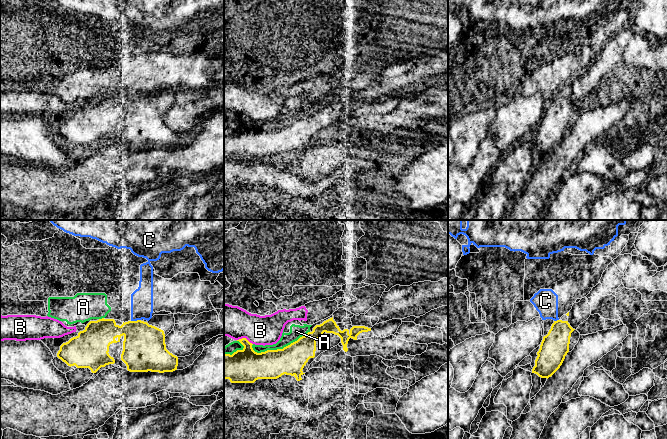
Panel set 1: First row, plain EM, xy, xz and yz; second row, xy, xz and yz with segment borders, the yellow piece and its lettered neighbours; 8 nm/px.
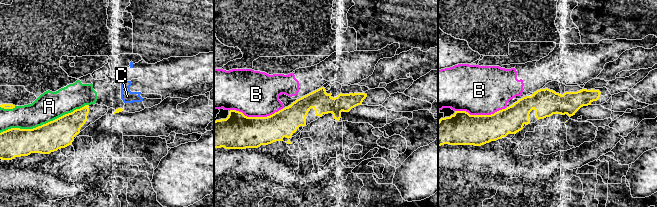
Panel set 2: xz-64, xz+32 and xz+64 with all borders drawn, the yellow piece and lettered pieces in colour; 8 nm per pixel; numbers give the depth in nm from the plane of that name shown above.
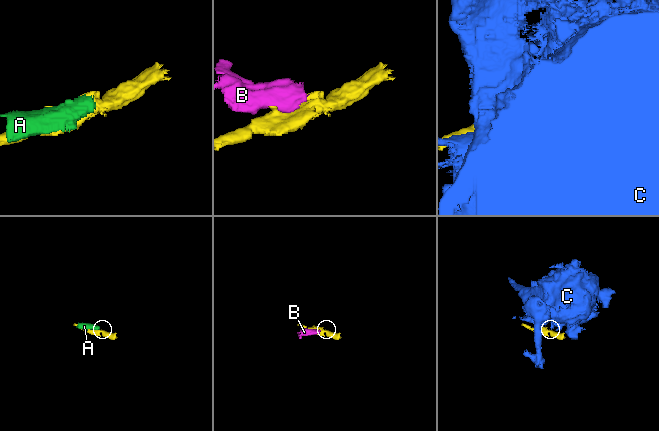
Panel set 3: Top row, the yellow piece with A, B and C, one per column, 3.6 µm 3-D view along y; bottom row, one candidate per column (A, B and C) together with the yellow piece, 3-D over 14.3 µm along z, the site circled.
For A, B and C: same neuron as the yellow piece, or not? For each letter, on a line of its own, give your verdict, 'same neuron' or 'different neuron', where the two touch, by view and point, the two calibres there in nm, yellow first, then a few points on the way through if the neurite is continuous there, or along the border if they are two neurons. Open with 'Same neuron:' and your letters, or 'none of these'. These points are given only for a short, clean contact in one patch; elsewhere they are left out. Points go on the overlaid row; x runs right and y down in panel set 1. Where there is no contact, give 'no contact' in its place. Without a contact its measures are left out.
Same neuron: none of these
A: different neuron; meets yellow in xz at (280, 349); 240 nm thick on the yellow side, 110 nm on the other
B: different neuron; meets yellow in xz at (245, 338); 280 nm thick on the yellow side, 260 nm on the other; border along xz (237, 339), (246, 338), (252, 344)
C: different neuron; meets yellow in xy at (135, 321); 340 nm thick on the yellow side, 180 nm on the other; border along xy (140, 319), (131, 321)

